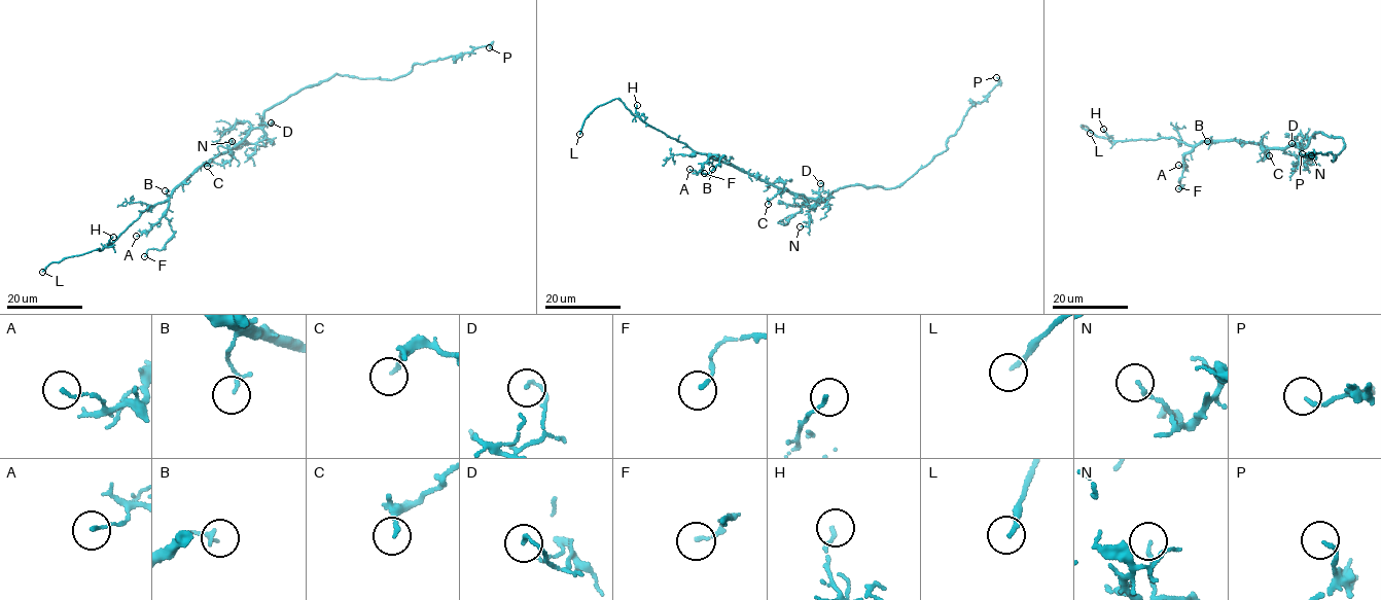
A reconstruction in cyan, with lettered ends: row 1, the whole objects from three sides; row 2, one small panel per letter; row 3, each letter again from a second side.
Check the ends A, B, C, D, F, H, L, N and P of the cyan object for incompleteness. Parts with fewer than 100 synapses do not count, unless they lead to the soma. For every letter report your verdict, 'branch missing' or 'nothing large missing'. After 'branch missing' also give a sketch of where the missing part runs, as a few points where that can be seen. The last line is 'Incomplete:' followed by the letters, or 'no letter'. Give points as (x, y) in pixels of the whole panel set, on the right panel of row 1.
A: nothing large missing
B: nothing large missing
C: nothing large missing
D: nothing large missing
F: nothing large missing
H: nothing large missing
L: branch missing
N: nothing large missing
P: nothing large missing
Incomplete: L

